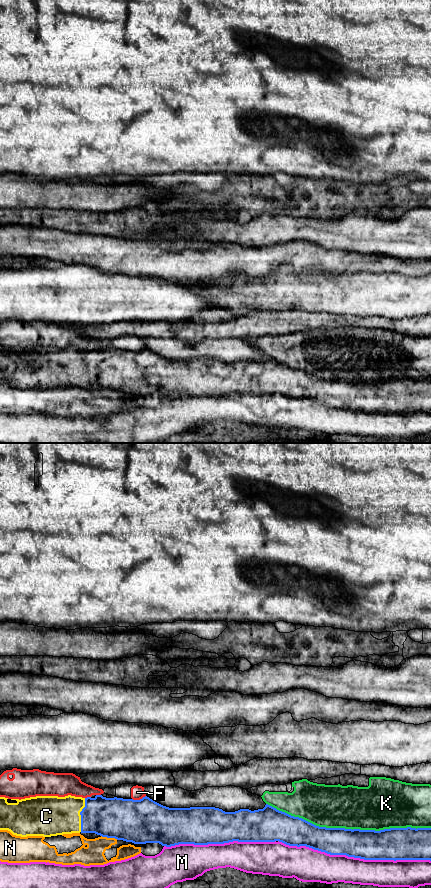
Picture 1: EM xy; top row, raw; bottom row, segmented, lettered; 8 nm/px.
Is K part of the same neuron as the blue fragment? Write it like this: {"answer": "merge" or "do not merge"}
{"answer": "do not merge"}

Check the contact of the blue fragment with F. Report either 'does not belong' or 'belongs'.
does not belong

